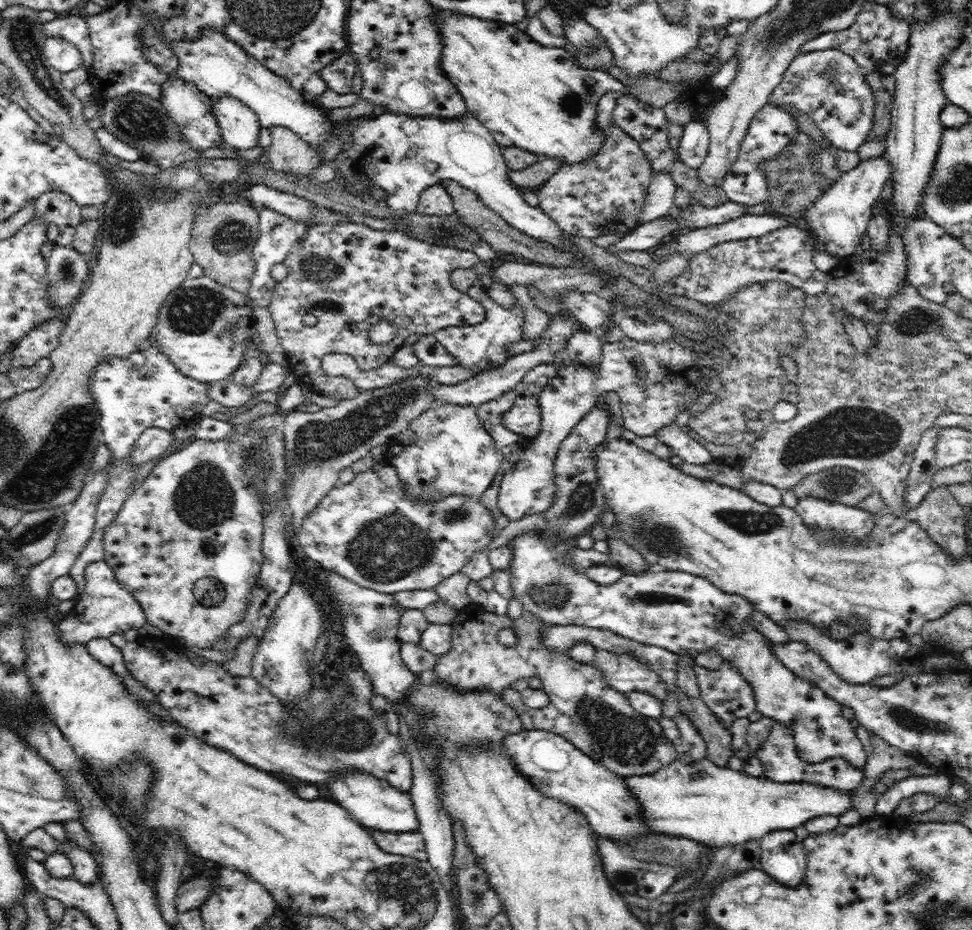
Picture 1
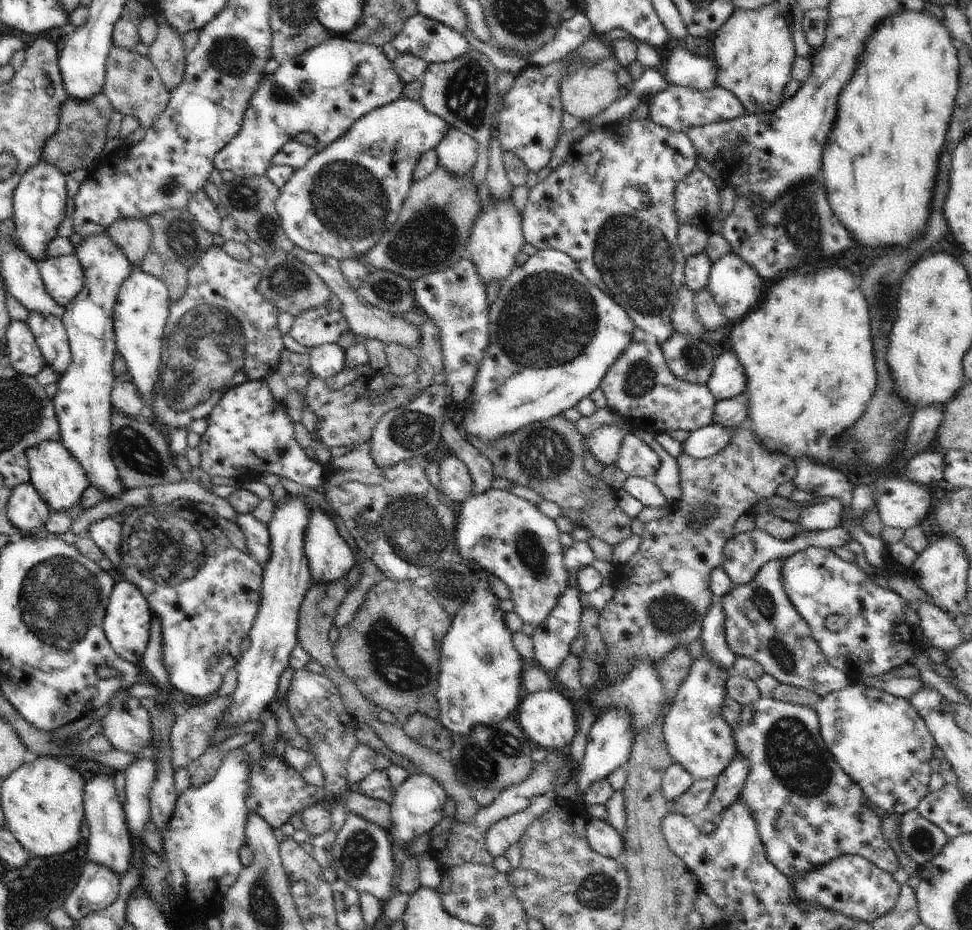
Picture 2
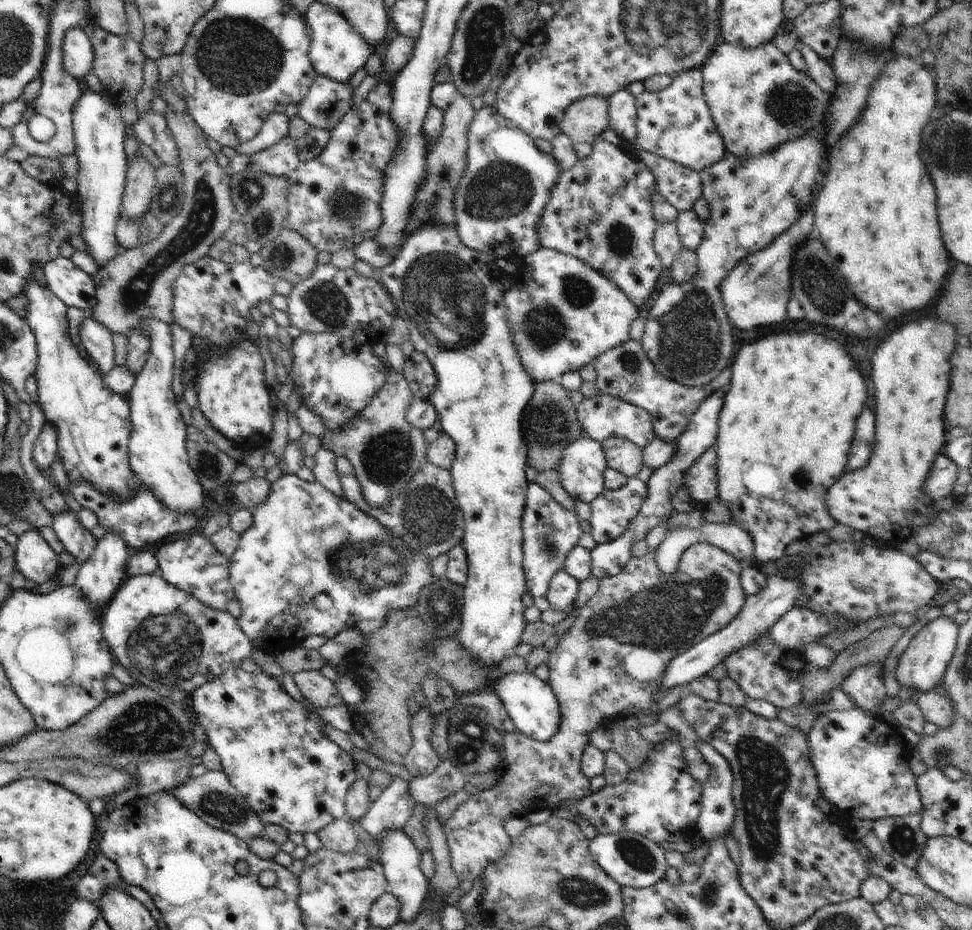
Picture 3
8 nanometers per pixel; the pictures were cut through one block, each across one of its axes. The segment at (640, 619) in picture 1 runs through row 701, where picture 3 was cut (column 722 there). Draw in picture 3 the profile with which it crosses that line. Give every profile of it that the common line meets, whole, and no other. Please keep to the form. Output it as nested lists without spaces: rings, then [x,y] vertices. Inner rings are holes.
[[[702,739],[695,744],[700,750],[700,754],[704,756],[704,760],[710,766],[710,776],[708,780],[703,782],[701,796],[701,811],[697,820],[697,827],[699,837],[702,840],[710,842],[716,838],[725,838],[725,836],[732,830],[736,810],[734,808],[734,800],[732,798],[732,785],[734,782],[734,775],[730,763],[717,750],[710,746],[709,742],[704,742]]]

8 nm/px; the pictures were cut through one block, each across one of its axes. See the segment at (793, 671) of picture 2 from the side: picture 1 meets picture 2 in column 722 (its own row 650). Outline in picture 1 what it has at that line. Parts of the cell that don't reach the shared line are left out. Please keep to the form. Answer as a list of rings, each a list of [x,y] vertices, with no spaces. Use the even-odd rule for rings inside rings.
[[[597,650],[596,662],[607,683],[618,692],[627,694],[639,690],[652,693],[663,703],[671,689],[669,683],[662,682],[656,670],[630,653]]]

